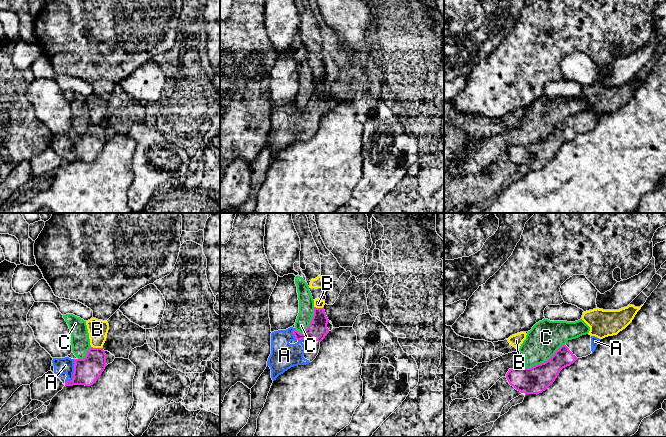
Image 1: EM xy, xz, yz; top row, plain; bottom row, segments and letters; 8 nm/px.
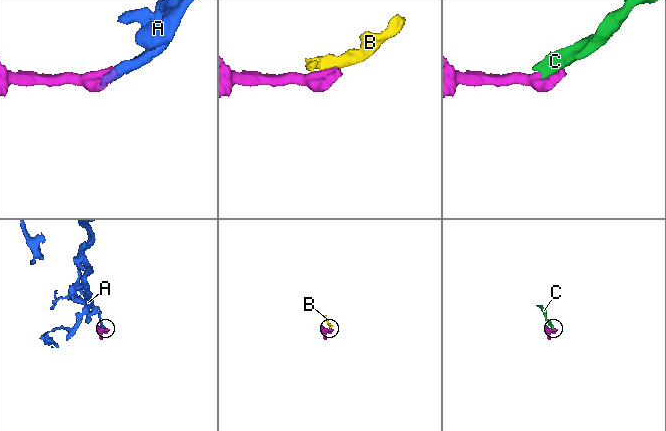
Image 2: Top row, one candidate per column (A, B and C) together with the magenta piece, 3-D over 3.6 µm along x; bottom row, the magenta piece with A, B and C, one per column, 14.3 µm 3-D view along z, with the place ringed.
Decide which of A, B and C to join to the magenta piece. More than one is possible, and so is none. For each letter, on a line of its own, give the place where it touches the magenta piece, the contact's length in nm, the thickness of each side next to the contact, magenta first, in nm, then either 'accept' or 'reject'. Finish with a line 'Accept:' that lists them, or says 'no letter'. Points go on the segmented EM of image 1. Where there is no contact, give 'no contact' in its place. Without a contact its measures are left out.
A: xy (74, 372) | 220 nm | 200/130 nm | accept
B: xy (96, 348) | 90 nm | 200/160 nm | reject
C: yz (544, 362) | 380 nm | 220/280 nm | reject
Accept: A

